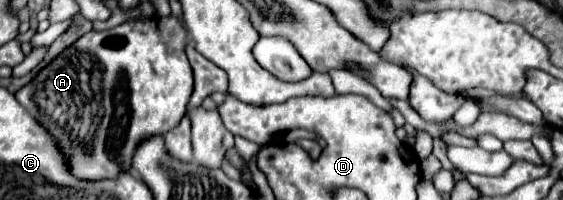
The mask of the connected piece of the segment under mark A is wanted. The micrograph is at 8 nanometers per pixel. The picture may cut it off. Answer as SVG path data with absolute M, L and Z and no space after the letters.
M152 18L152 20L130 20L124 22L116 28L110 30L90 30L84 36L80 36L72 46L68 46L62 54L58 54L46 68L42 68L26 86L22 86L16 92L16 100L44 126L52 138L56 140L56 146L64 152L64 158L68 158L68 168L72 176L80 180L104 180L104 178L118 178L120 172L130 172L132 170L132 156L140 142L152 136L162 136L168 130L174 130L174 126L180 124L180 118L186 114L186 104L192 94L192 68L188 64L188 58L184 54L184 46L190 42L186 28L176 20L176 18Z

